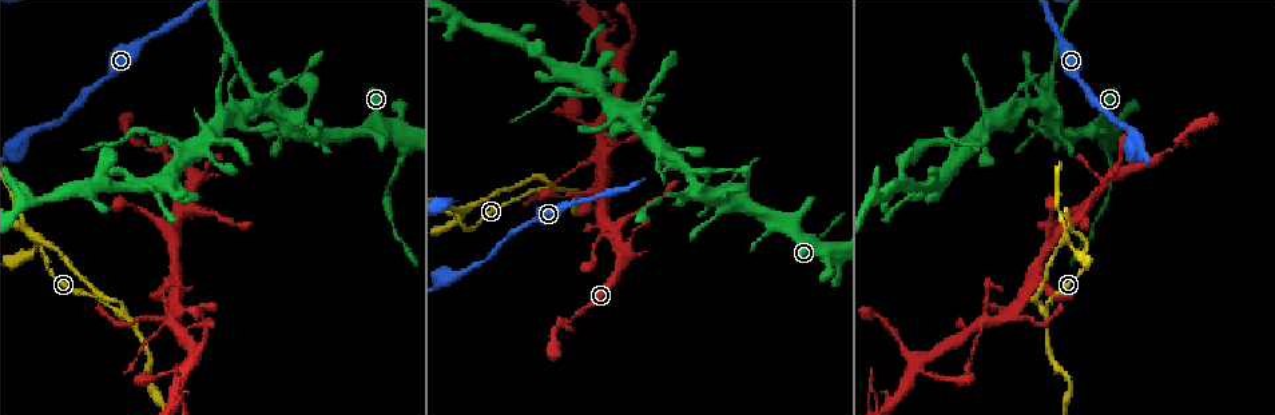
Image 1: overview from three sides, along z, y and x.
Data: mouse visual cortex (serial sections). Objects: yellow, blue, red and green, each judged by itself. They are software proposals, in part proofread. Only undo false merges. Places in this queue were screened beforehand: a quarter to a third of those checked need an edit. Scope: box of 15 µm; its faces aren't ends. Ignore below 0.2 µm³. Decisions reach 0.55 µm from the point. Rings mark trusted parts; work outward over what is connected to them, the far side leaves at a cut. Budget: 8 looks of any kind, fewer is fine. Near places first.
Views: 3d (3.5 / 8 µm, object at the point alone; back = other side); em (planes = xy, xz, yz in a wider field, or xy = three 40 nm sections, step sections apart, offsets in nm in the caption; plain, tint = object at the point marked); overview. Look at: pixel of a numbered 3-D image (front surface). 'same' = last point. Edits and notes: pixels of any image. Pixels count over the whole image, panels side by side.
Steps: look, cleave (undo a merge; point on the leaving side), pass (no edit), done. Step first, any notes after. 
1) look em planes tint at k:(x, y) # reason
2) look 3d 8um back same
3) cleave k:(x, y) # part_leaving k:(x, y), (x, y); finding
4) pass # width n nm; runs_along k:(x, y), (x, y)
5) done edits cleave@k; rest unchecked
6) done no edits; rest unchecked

look 3d 8um at 1:(119, 312) # arms part here

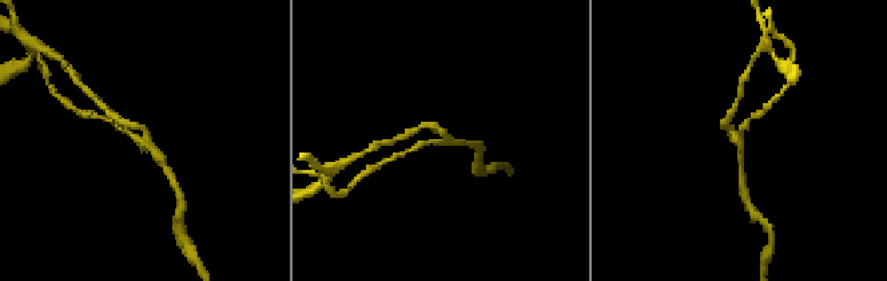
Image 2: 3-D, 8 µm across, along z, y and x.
look em xy step 3 tint at 2:(737, 137) # shape alone is not enough

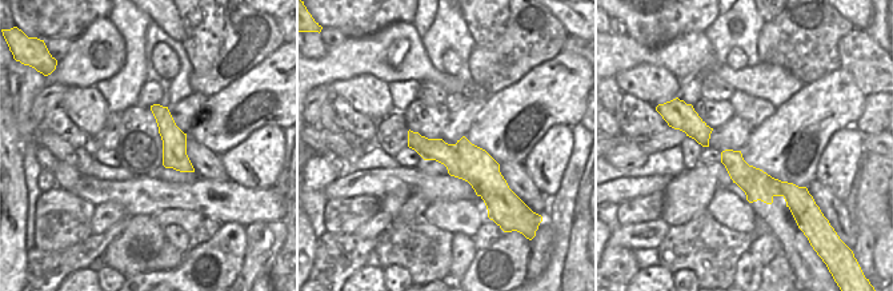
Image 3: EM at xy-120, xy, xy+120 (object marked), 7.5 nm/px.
cleave 2:(179, 213) # border 3:(453, 144), (481, 196); a second cell is stuck on

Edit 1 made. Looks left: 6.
look 3d 3.5um at 1:(874, 392) # abrupt turn

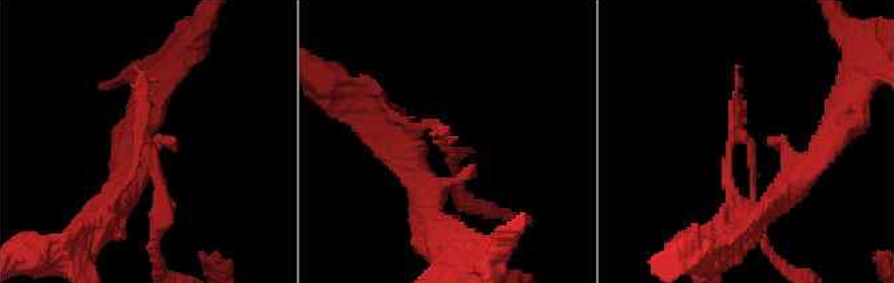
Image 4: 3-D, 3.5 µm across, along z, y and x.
look em xy step 5 tint at 4:(749, 142)

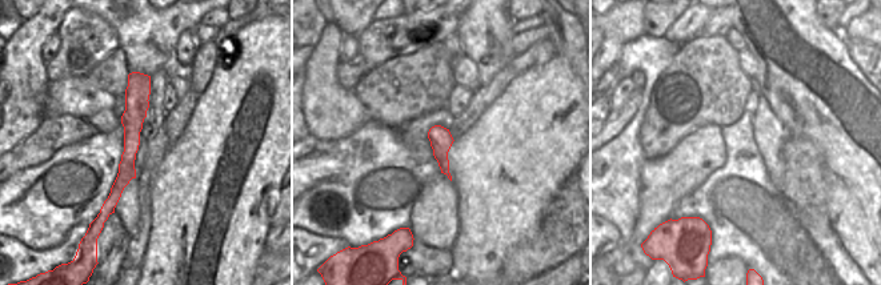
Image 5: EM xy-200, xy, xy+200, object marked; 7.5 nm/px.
look em planes tint same # cut it another way

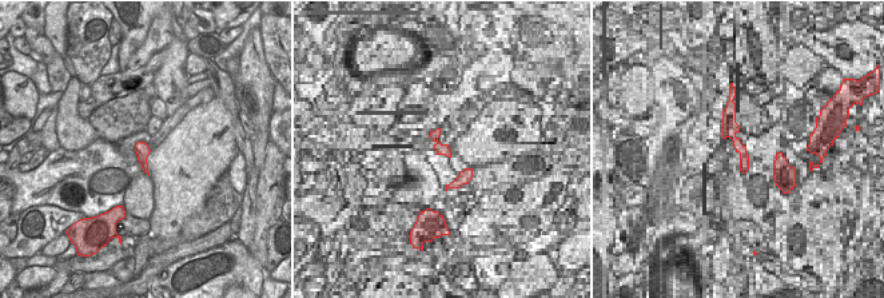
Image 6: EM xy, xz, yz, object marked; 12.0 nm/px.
cleave 4:(161, 180) # a second cell is stuck on

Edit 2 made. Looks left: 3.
look 3d 3.5um at 1:(1049, 100) # a fork

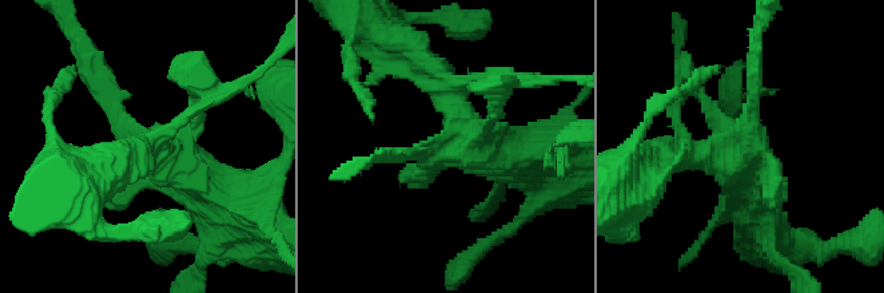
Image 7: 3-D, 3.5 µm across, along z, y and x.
pass # runs_along 7:(536, 155), (478, 145), (421, 63); all the same cell

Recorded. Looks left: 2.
done edits cleave@2, cleave@4; rest unchecked

